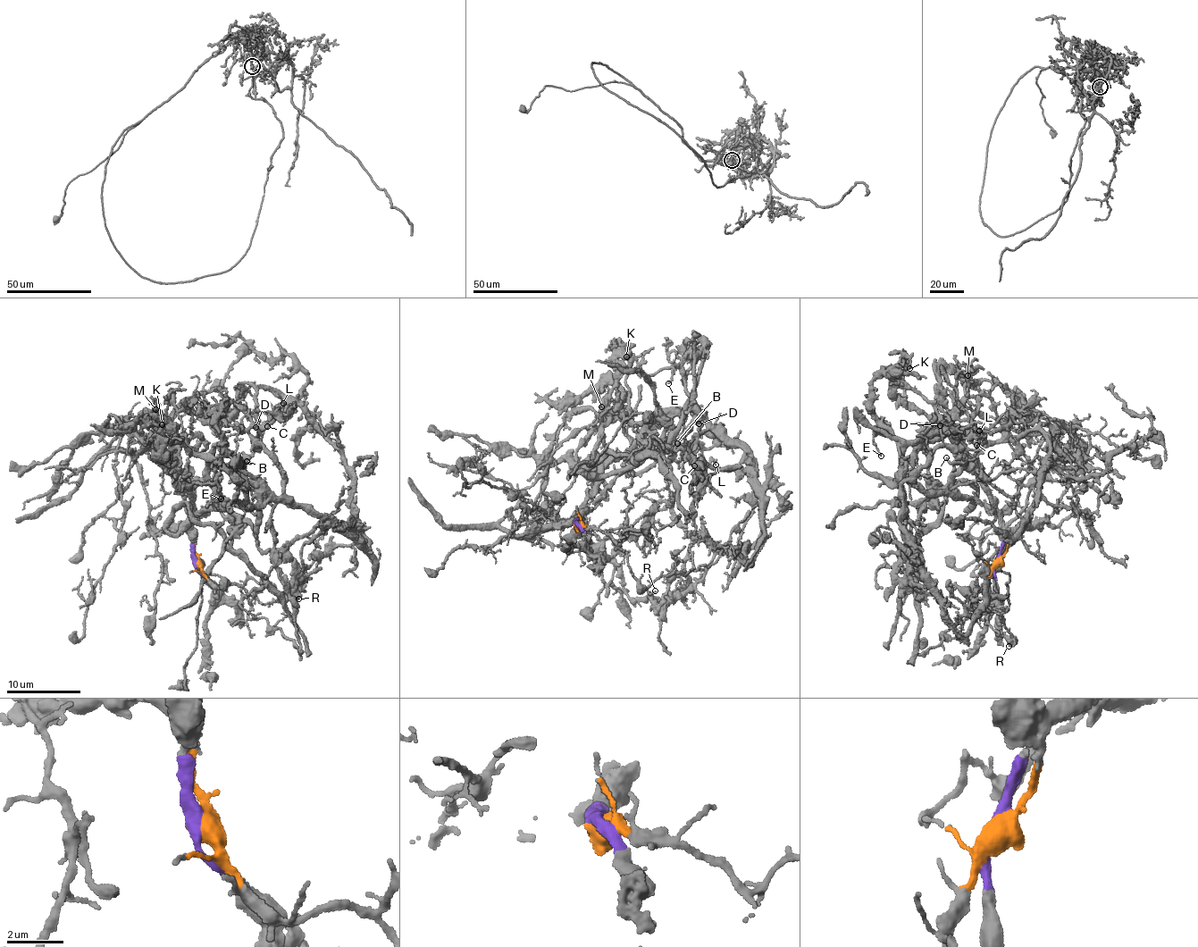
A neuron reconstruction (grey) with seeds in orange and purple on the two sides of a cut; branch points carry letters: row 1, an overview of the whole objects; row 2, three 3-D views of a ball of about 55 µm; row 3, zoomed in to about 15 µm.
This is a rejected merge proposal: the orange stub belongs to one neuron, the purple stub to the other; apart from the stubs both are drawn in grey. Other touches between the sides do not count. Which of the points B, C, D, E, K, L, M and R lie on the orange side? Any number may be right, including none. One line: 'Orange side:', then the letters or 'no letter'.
Orange side: R

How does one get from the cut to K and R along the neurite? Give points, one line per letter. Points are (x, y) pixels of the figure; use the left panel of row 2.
K: (196, 562), (187, 486), (176, 480), (171, 457), (166, 465), (159, 457), (149, 426), (162, 424)
R: (196, 562), (210, 581), (223, 588), (234, 585), (242, 588), (265, 605), (291, 595), (299, 599)

